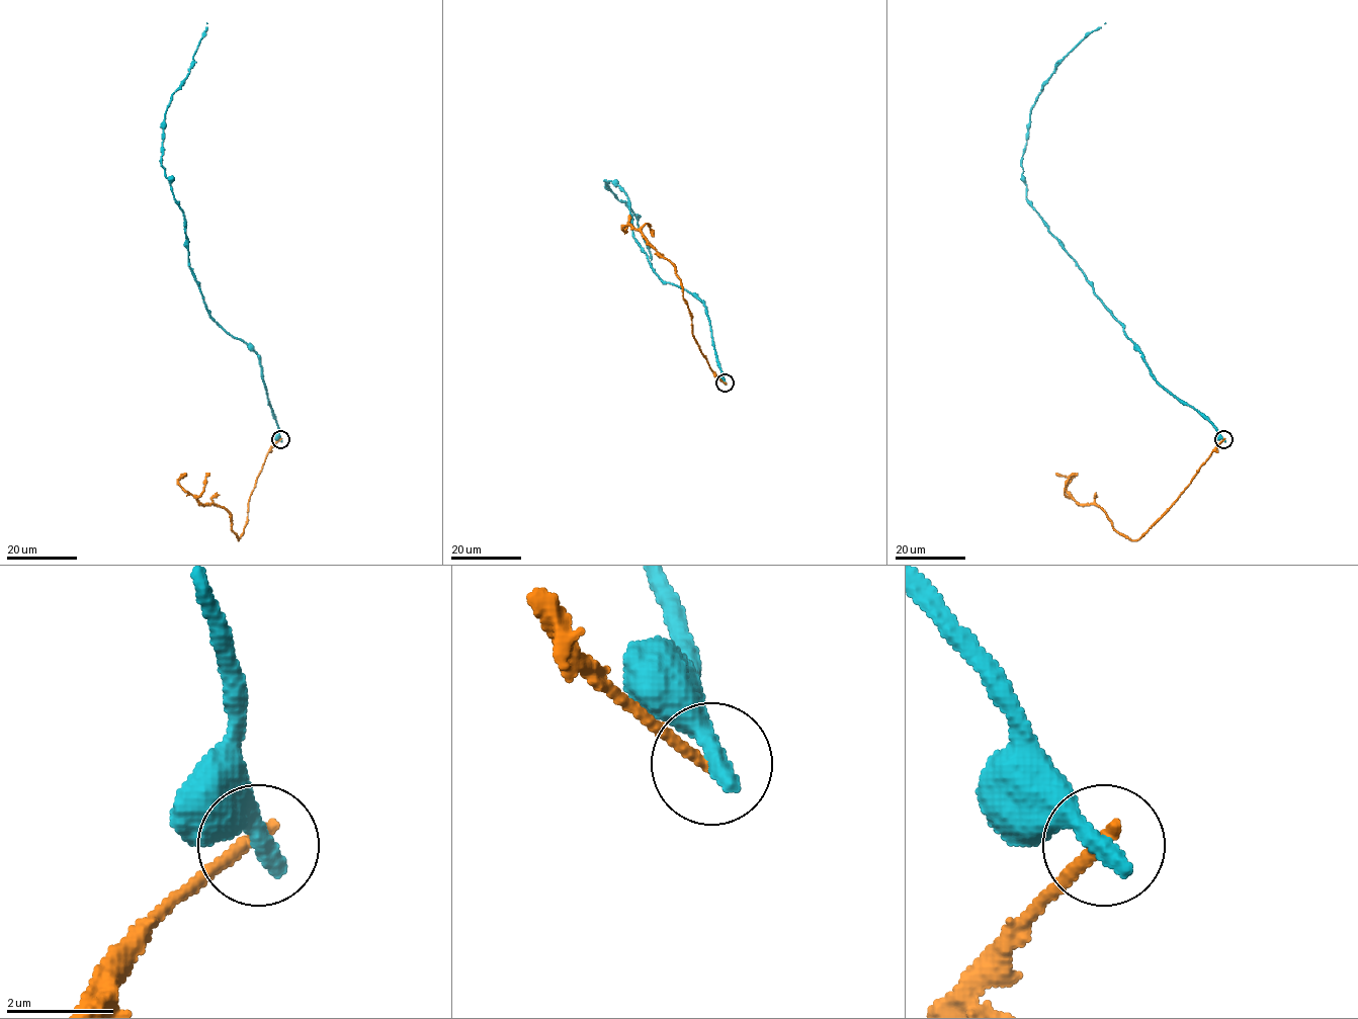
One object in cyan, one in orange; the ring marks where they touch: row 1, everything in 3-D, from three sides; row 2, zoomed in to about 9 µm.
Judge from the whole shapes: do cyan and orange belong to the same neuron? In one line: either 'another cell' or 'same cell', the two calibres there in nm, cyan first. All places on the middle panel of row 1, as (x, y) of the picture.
another cell; 440 nm thick on the cyan side, 240 nm on the other

